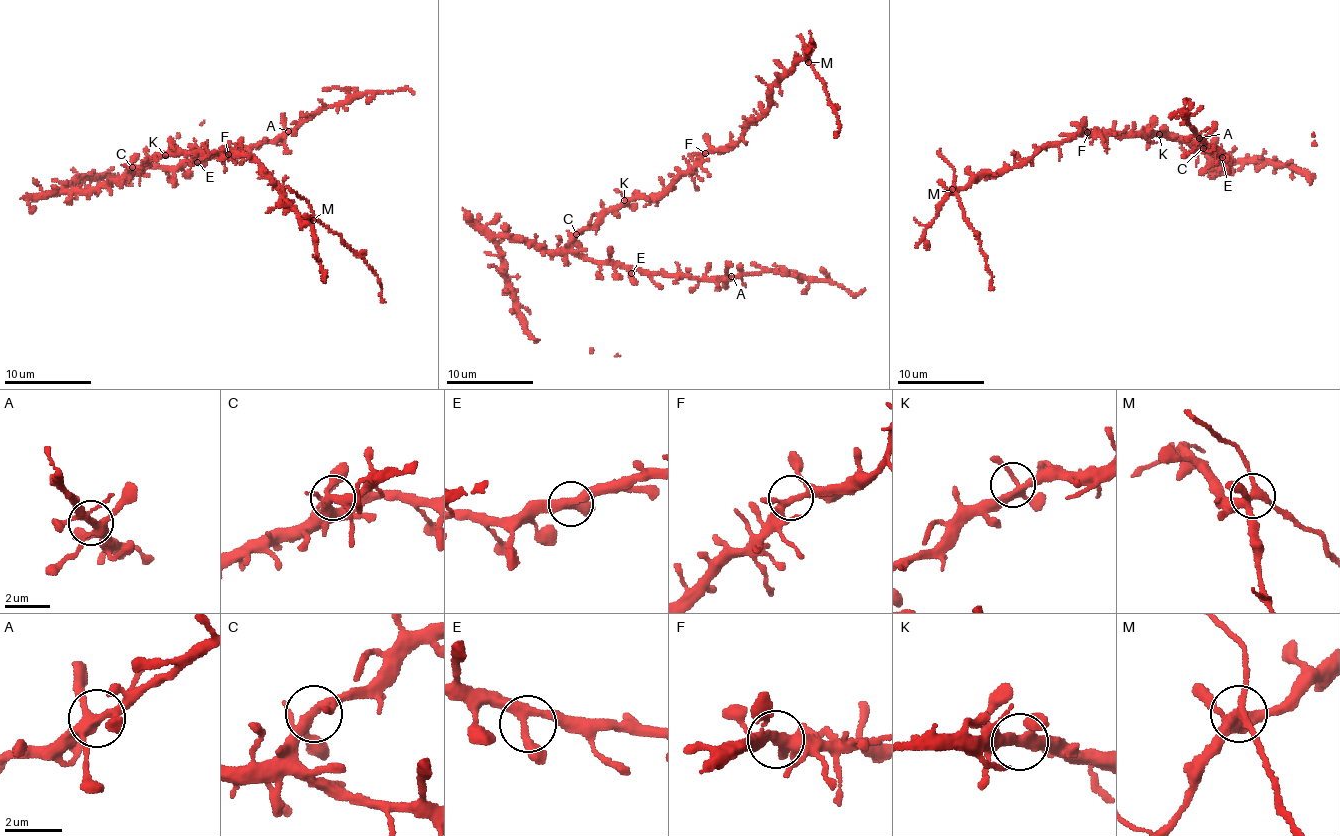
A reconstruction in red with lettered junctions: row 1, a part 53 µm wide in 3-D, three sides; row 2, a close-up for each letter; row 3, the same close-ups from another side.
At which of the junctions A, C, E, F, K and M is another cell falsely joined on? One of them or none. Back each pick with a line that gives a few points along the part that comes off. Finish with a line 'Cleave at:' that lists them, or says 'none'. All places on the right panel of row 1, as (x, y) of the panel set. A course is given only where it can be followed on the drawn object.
M: Course of the part to remove: (953, 189), (979, 241), (992, 276), (990, 290)
Cleave at: M

